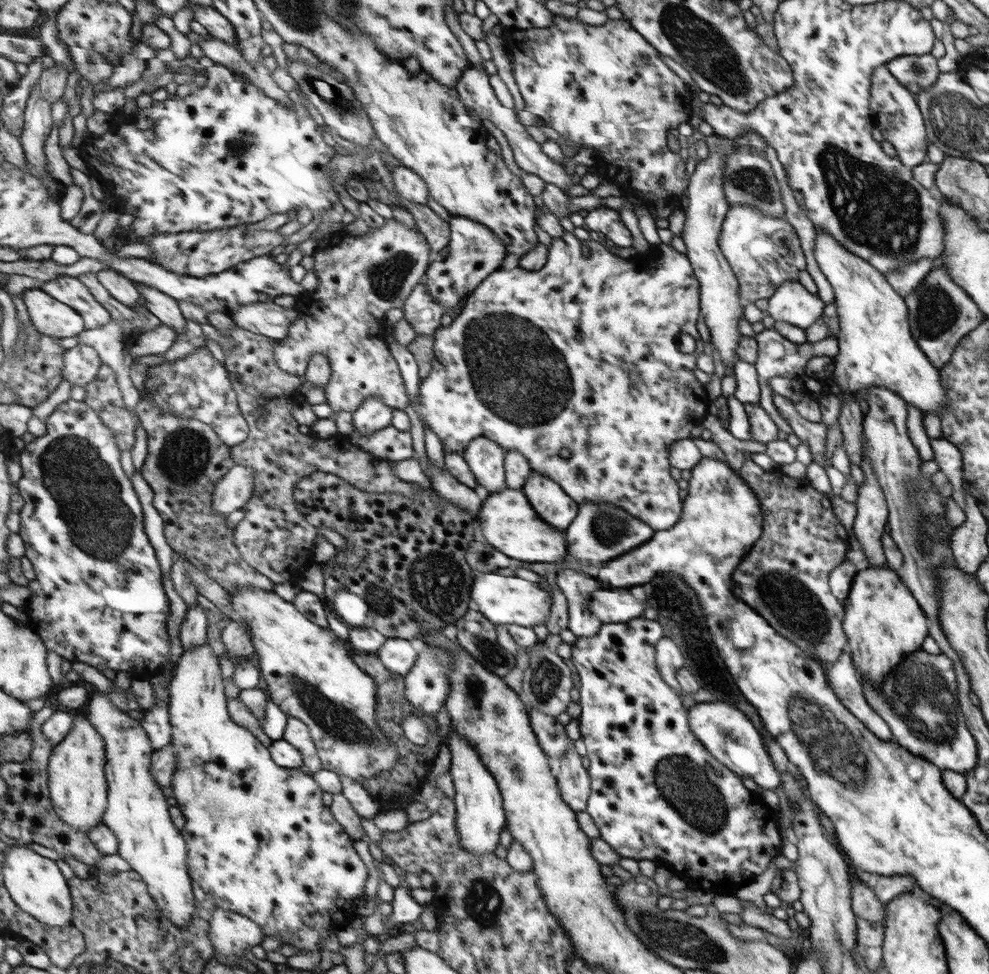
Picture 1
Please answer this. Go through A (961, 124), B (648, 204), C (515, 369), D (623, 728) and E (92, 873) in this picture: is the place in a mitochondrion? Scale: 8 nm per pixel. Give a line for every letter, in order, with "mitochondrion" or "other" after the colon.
A: mitochondrion
B: other
C: mitochondrion
D: other
E: other

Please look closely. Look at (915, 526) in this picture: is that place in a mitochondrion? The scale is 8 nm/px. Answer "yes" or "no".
yes

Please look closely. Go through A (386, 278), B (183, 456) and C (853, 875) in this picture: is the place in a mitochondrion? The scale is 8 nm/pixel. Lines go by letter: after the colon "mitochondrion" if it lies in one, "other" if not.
A: mitochondrion
B: mitochondrion
C: other

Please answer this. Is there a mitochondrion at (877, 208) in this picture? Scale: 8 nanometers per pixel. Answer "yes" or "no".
yes

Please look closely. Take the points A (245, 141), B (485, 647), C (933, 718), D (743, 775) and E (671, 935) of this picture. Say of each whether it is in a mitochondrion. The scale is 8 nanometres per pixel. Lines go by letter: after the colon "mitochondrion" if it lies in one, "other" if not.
A: mitochondrion
B: mitochondrion
C: mitochondrion
D: other
E: mitochondrion

